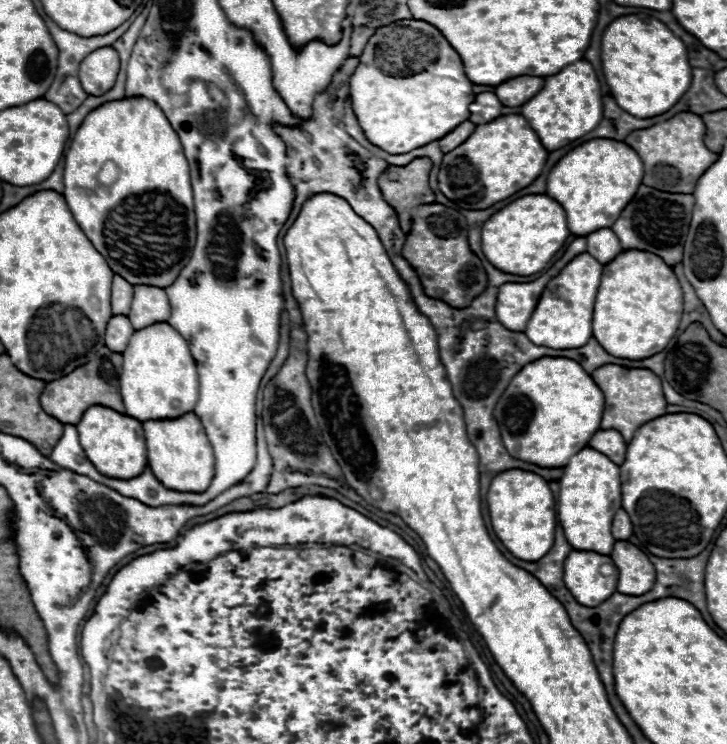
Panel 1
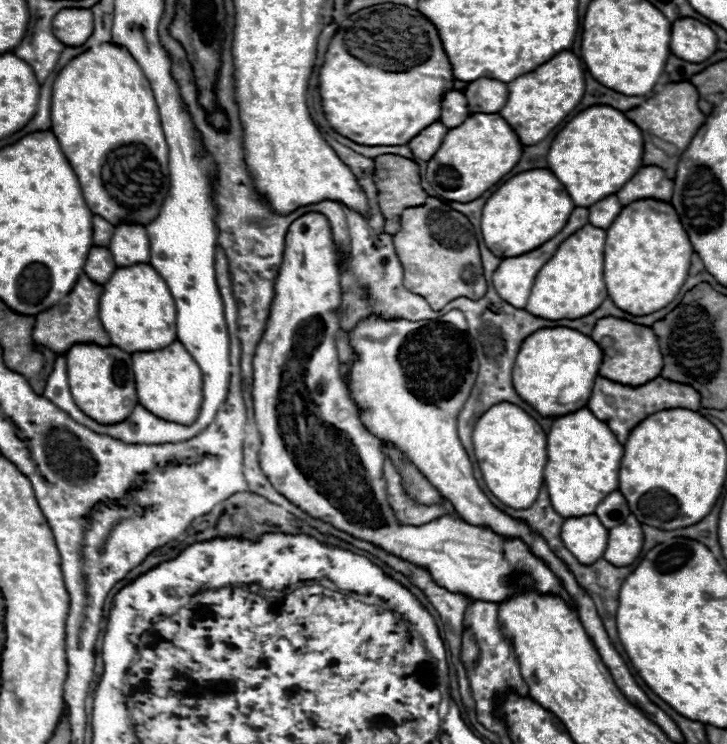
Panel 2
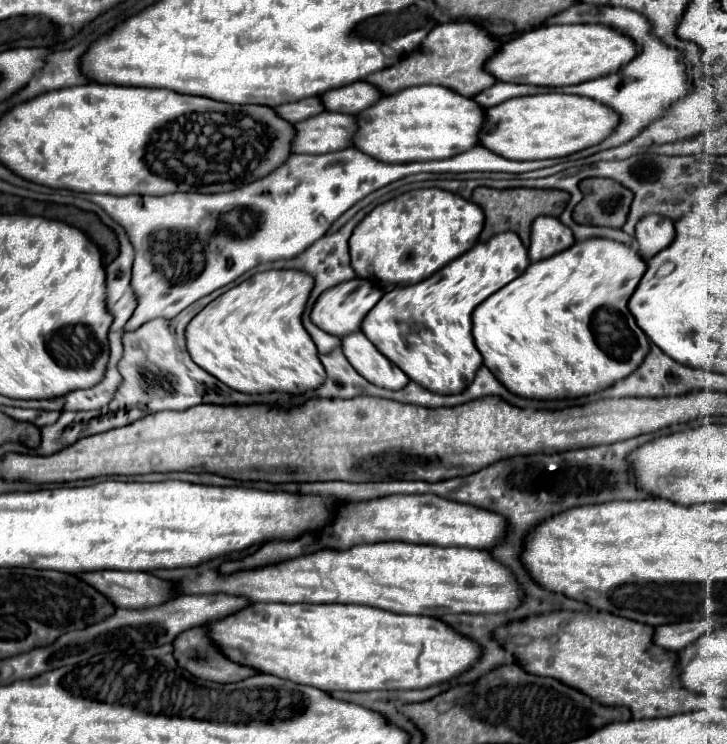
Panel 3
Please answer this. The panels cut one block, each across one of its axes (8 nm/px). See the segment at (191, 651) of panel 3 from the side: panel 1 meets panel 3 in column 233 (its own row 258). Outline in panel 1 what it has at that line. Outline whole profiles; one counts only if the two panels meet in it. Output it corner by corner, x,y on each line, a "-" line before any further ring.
642,184
634,200
622,210
622,216
612,224
612,230
618,236
624,250
652,252
660,256
668,266
676,266
682,260
694,202
694,196
670,196
670,192
658,192

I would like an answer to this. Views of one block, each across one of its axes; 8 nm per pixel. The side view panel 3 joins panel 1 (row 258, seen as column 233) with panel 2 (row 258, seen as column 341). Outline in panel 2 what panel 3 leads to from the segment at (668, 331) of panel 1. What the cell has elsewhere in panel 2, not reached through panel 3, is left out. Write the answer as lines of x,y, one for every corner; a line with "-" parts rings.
658,200
628,204
606,232
604,282
616,308
632,316
648,316
668,306
686,282
690,258
694,254
672,204
662,204

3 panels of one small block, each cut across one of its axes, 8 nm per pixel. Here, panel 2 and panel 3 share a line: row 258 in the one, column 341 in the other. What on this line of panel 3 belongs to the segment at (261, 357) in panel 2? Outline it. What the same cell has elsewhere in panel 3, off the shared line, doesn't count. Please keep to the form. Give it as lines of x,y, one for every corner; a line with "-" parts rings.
352,278
350,282
342,282
342,284
336,284
328,290
324,290
318,298
318,302
314,304
312,308
312,322
328,332
328,334
334,334
338,338
346,336
346,334
352,334
352,332
360,332
360,324
364,320
364,316
376,306
376,302
384,296
382,290
378,290
372,282
364,280
364,278

